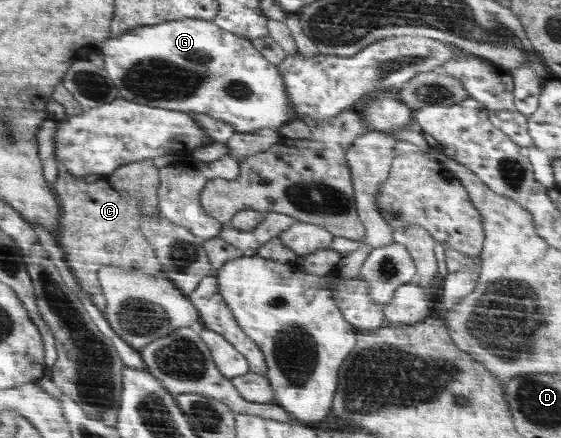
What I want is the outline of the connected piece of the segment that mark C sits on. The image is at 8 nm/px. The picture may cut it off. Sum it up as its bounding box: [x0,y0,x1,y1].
[52,158,163,293]

